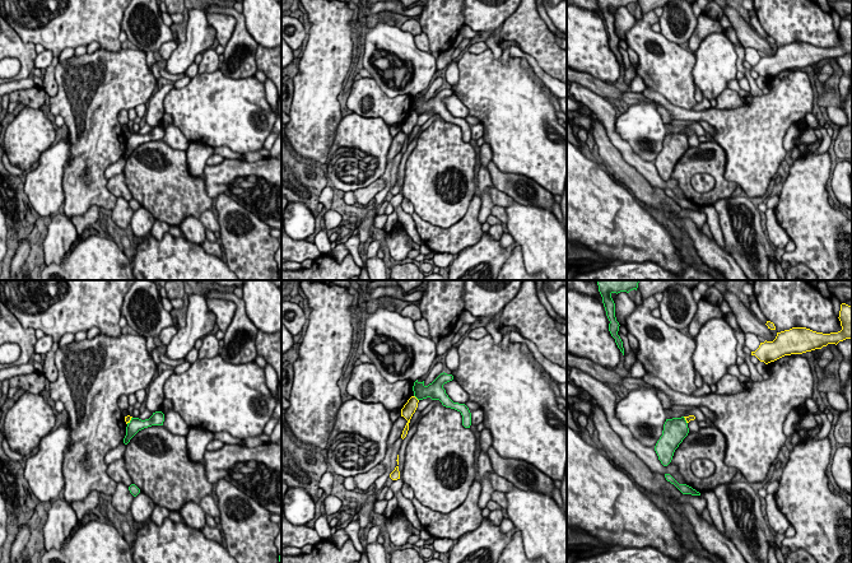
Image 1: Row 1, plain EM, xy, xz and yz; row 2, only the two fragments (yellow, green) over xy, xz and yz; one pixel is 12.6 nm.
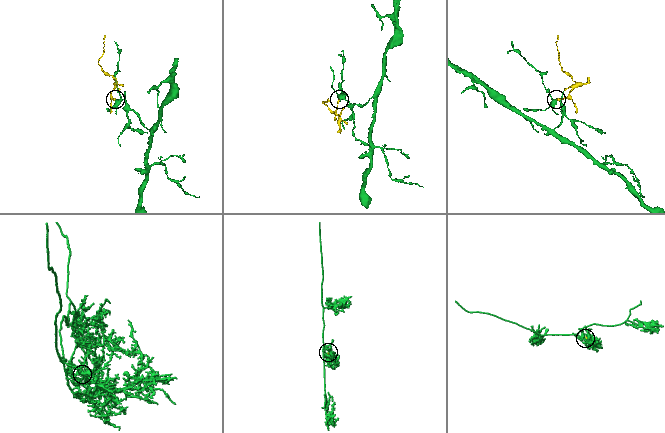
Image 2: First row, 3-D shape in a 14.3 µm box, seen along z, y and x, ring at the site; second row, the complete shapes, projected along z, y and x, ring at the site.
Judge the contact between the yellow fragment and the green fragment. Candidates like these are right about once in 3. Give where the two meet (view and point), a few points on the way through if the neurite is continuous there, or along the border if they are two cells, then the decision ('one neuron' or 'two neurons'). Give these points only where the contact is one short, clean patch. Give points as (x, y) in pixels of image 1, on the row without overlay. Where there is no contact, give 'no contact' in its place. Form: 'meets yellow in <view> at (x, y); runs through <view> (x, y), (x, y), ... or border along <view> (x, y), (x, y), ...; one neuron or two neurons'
meets yellow in xz at (415, 112); border along xz (414, 110), (418, 115); two neurons

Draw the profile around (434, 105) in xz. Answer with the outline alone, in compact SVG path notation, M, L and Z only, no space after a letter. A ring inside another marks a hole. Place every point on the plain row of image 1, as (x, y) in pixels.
M441 88L432 98L428 101L423 97L419 97L418 94L414 97L413 106L414 111L418 115L423 115L427 112L430 112L432 115L439 115L443 121L455 124L461 127L462 130L462 140L465 143L470 143L471 140L471 127L469 122L465 118L453 117L448 110L446 108L446 104L443 103L443 99L452 96L453 90L447 88Z

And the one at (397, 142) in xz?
M399 131L397 135L392 139L392 144L387 154L387 163L390 163L401 152L406 138L408 135L404 131Z

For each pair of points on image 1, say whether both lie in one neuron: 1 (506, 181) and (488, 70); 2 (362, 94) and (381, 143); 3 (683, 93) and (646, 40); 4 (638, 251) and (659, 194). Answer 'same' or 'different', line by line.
1: different
2: different
3: same
4: different

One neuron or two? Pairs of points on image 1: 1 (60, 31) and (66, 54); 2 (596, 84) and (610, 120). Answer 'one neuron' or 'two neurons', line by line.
1: two neurons
2: two neurons

